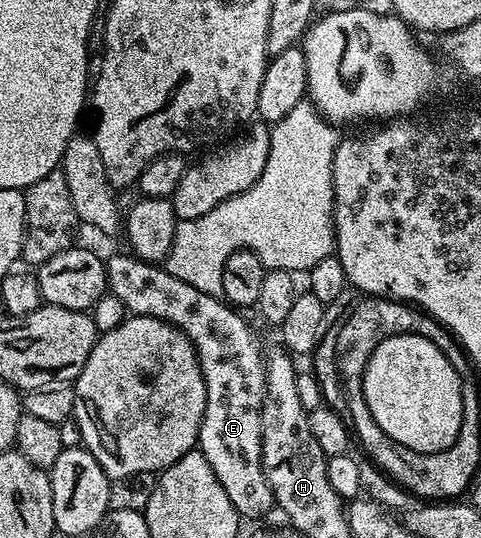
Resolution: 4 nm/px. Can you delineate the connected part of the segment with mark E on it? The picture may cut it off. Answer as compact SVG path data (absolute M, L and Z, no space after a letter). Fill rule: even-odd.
M130 252L115 254L106 259L107 289L117 296L121 304L132 314L149 316L162 322L176 326L193 344L195 355L201 368L201 376L205 380L205 412L199 429L197 448L209 460L209 468L213 468L217 480L221 480L221 488L225 488L225 496L229 496L229 504L238 512L240 519L263 518L270 510L276 509L275 497L269 488L269 480L265 480L263 461L261 460L261 412L263 398L267 395L267 368L265 365L265 346L259 343L255 330L242 318L236 307L228 304L222 297L205 296L205 292L193 288L193 284L185 284L185 280L177 280L162 265L153 262L142 262Z

